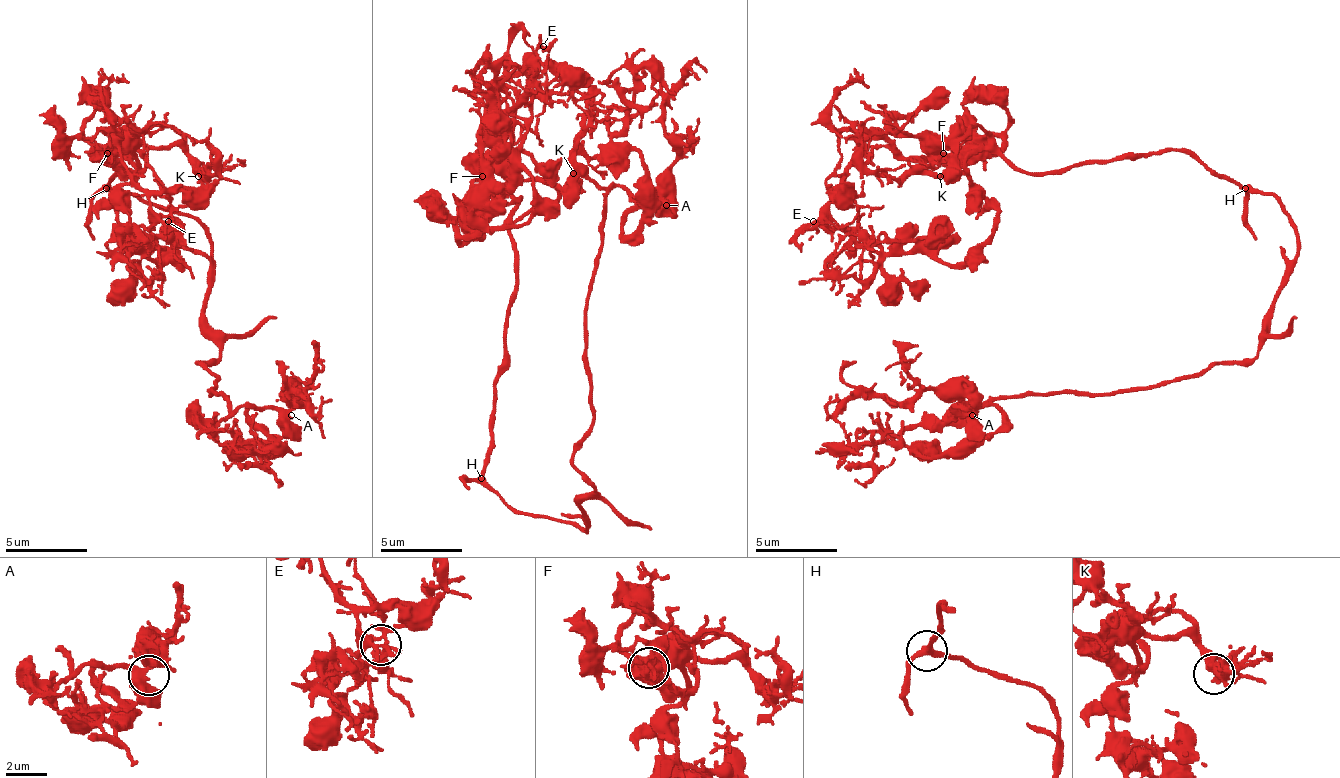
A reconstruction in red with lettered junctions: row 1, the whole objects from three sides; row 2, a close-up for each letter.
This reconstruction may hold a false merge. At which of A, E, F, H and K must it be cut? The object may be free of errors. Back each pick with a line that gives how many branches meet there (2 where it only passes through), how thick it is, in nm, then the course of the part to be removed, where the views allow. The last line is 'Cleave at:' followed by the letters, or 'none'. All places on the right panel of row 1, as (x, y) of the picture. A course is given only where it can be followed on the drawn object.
Cleave at: none

